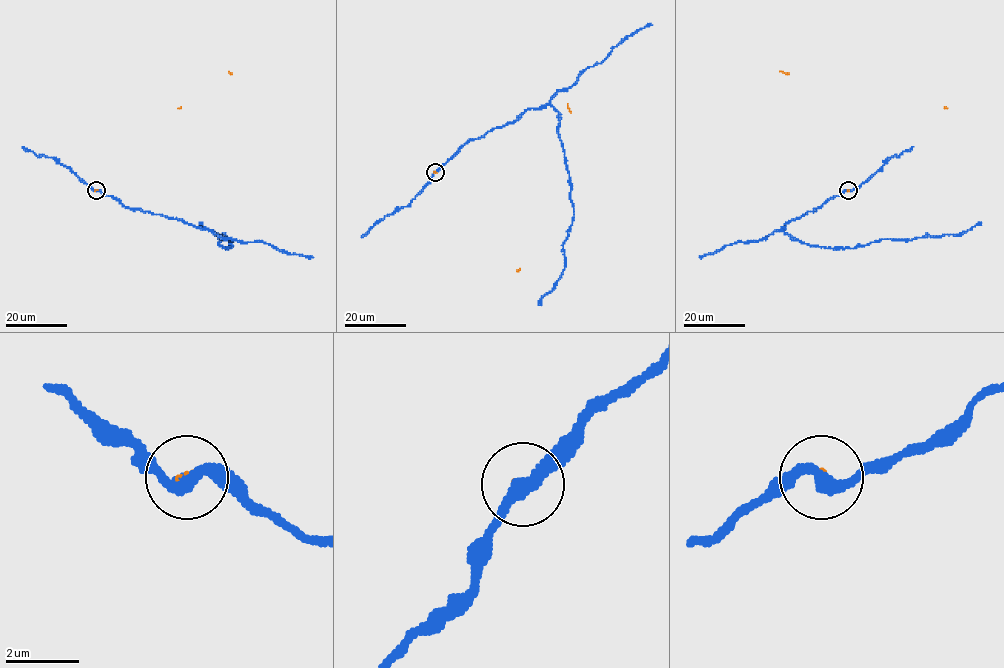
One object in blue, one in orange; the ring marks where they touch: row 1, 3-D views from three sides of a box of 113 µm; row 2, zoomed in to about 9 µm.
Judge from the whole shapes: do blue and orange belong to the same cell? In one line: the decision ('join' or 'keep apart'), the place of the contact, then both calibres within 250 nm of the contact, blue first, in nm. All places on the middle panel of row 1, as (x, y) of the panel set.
keep apart; place (435, 172); calibres 320 and 90 nm

